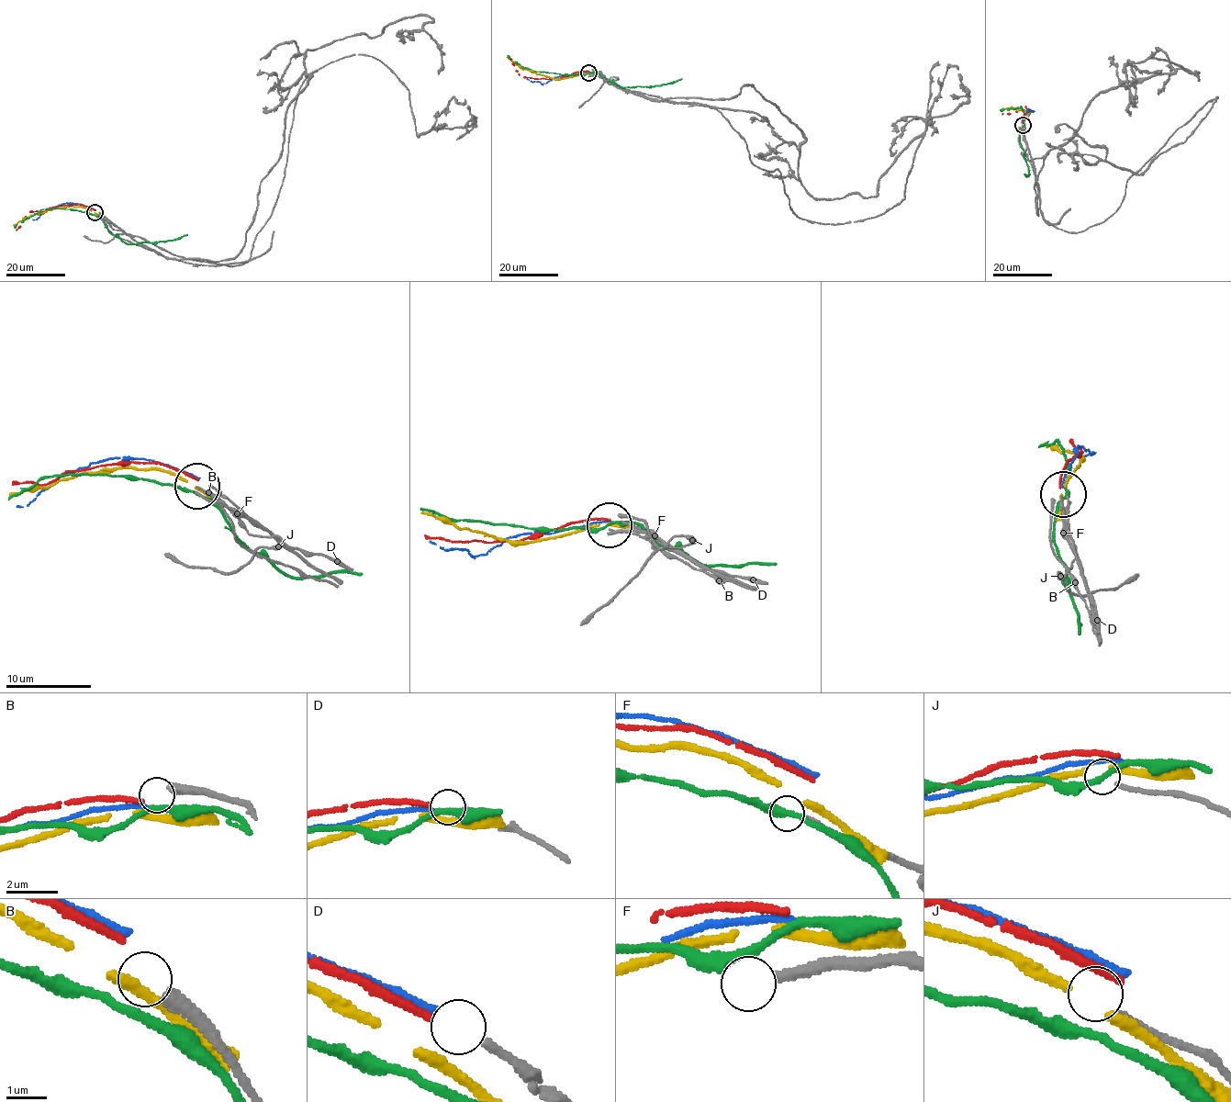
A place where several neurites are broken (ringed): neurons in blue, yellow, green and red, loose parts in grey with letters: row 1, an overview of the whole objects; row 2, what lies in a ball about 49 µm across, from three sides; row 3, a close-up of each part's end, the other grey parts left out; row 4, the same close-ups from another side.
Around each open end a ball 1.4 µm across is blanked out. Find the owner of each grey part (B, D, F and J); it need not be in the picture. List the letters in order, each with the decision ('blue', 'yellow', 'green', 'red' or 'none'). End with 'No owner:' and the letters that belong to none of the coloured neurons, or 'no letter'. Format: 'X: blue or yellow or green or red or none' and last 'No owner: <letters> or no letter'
B: none
D: red
F: none
J: none
No owner: B, F, J

